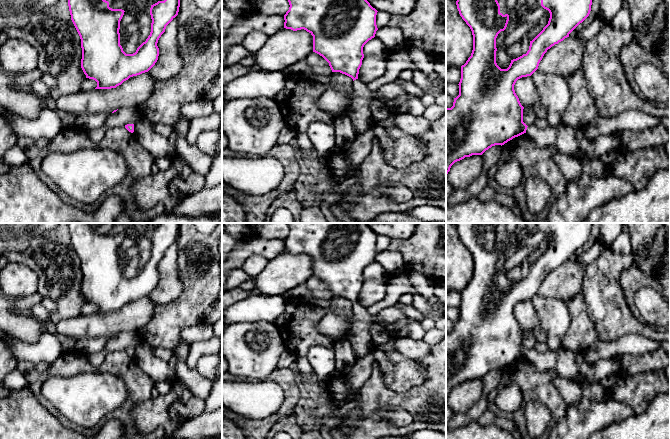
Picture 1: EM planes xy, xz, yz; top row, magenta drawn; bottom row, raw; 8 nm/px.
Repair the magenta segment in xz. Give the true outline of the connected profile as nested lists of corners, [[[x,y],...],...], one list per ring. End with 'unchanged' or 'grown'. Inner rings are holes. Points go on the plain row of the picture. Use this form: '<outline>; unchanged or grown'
[[[287,223],[289,234],[284,239],[284,252],[293,255],[304,253],[313,260],[313,276],[322,280],[332,296],[340,296],[353,303],[354,324],[347,336],[356,358],[363,358],[372,352],[370,329],[372,316],[367,308],[358,303],[364,282],[364,269],[375,261],[377,234],[366,223]]]; grown

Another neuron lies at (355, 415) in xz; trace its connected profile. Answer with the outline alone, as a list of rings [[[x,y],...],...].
[[[357,406],[351,411],[351,415],[348,416],[345,421],[348,424],[353,424],[361,418],[361,409]]]

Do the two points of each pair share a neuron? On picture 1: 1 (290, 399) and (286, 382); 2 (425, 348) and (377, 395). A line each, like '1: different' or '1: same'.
1: same
2: different

